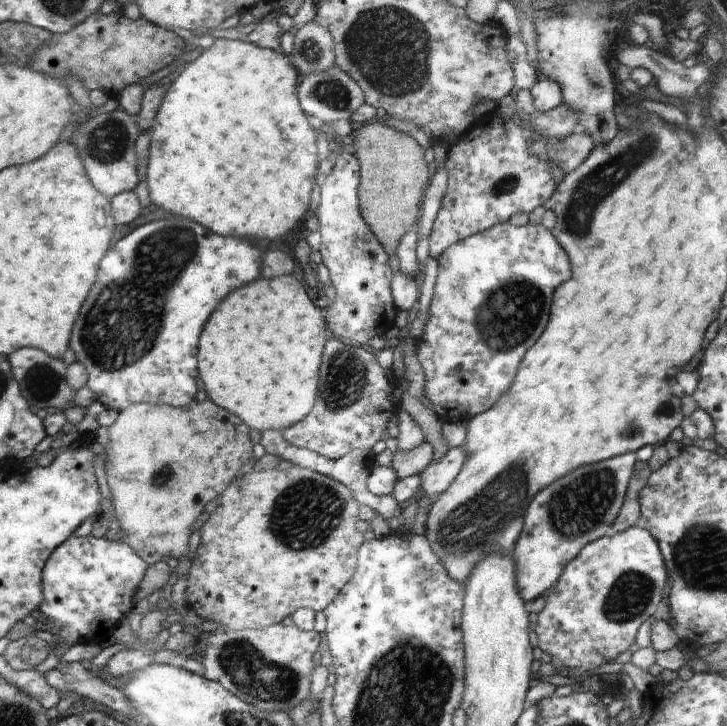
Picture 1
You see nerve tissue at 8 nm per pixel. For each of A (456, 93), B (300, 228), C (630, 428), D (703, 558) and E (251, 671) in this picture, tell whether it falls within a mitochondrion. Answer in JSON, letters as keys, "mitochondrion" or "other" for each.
{"A":"other","B":"other","C":"mitochondrion","D":"mitochondrion","E":"mitochondrion"}

